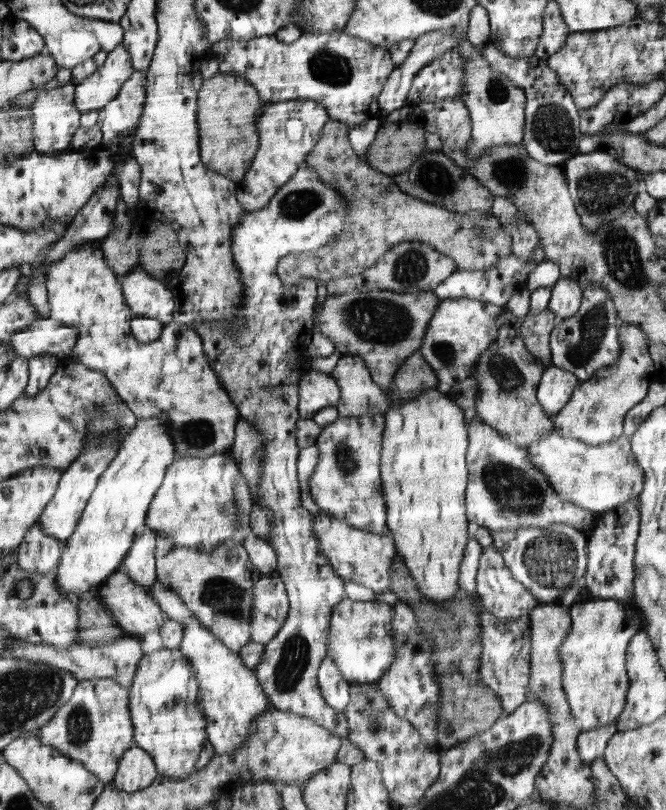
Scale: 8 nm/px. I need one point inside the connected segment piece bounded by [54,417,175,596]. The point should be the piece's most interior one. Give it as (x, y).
(118, 504)

